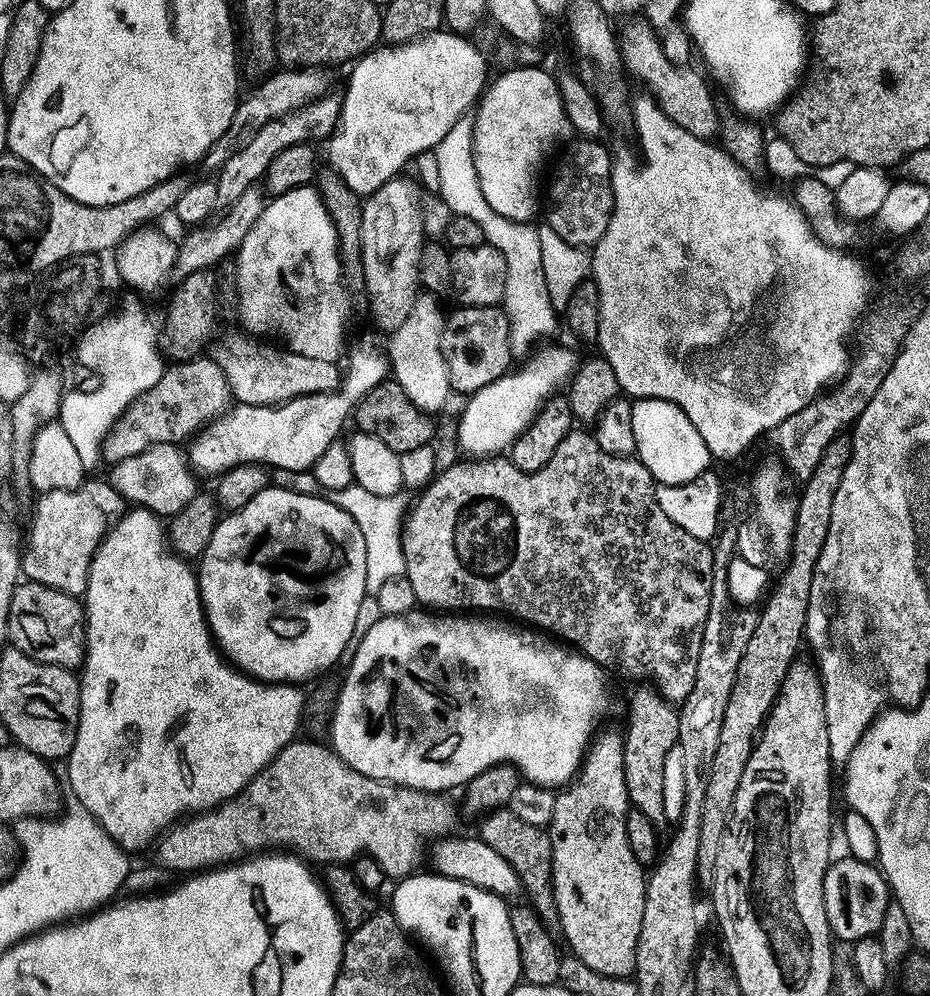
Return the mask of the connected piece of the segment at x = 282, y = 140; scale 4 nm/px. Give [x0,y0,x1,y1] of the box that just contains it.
[215,94,341,209]

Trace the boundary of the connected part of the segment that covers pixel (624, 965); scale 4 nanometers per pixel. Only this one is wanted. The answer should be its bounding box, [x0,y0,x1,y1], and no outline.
[546,731,646,977]

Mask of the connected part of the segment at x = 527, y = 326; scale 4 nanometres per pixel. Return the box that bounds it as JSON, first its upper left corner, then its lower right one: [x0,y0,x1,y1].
[465,198,557,357]

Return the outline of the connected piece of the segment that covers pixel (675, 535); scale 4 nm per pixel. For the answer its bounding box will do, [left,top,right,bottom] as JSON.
[403,430,714,706]

